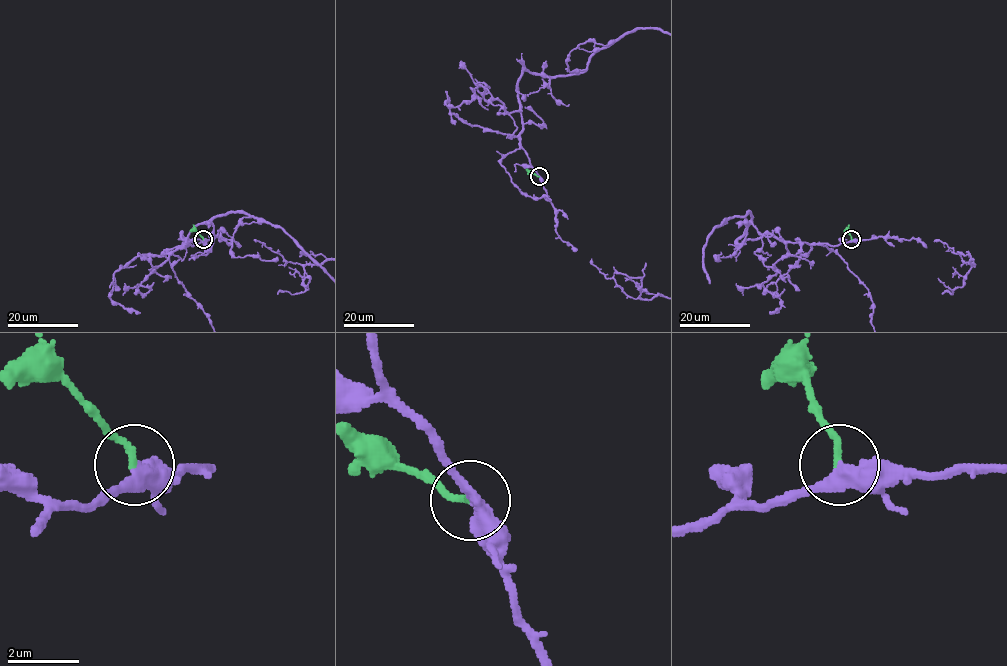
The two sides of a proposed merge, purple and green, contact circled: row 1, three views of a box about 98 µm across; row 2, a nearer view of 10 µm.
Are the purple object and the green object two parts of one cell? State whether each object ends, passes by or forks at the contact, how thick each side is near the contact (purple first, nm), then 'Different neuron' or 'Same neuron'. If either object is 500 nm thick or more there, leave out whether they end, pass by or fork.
At the ring purple passes by. At the ring green ends. Thickness 380 nm (purple) against 190 nm. Same neuron

